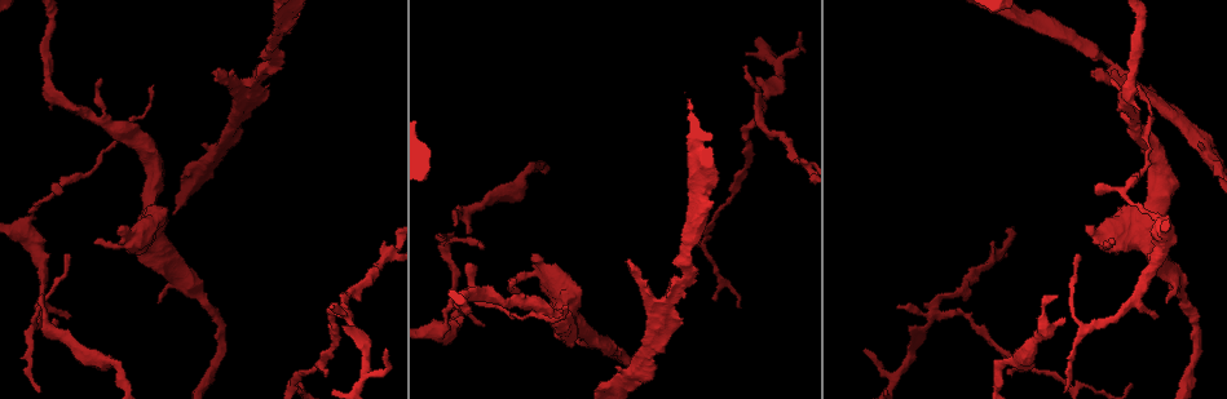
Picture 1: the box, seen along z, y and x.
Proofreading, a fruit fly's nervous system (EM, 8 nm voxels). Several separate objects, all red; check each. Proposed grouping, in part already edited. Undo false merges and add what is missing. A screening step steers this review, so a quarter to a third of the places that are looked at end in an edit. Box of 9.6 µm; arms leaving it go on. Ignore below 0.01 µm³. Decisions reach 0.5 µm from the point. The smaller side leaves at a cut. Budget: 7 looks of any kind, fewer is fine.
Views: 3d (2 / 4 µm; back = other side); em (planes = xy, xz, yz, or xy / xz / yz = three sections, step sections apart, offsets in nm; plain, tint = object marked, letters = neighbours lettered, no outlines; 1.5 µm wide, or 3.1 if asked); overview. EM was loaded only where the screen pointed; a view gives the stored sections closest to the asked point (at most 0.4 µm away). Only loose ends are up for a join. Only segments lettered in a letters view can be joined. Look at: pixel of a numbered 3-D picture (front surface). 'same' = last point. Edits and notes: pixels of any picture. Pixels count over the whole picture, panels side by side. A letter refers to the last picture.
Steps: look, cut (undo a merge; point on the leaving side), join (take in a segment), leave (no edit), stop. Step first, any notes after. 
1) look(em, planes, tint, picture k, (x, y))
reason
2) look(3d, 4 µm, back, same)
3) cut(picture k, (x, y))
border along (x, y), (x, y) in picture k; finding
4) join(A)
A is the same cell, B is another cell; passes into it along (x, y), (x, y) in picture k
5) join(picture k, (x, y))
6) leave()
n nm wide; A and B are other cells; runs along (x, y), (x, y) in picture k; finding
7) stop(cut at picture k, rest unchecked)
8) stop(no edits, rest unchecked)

look(3d, 2 µm, picture 1, (227, 138))
branch point

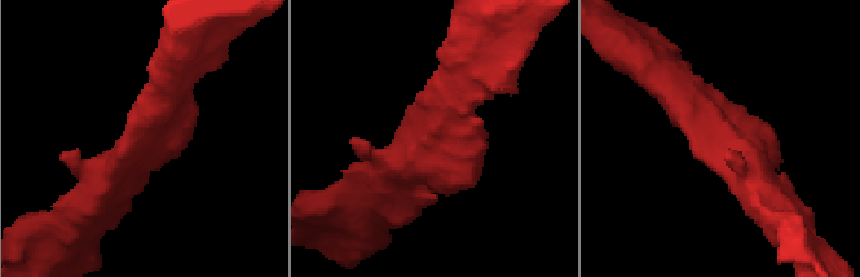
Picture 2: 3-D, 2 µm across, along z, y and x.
look(em, yz, step 4, tint, picture 2, (435, 133))

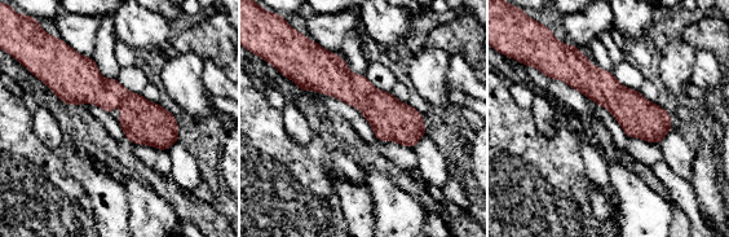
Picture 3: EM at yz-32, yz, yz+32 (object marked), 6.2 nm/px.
look(em, xz, step 4, letters, same)

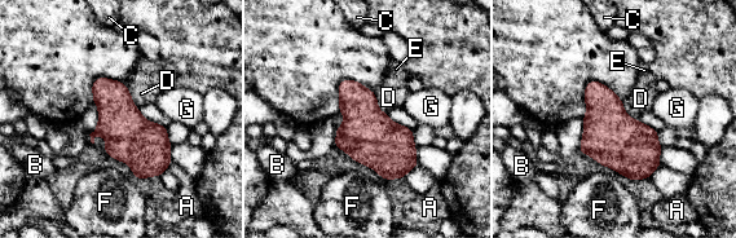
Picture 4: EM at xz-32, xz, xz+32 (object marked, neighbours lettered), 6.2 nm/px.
leave()
A, B, C, D, E, F and G are other cells; border along (622, 101), (622, 109), (639, 122) in picture 4; all the same neuron

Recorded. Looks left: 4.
look(3d, 2 µm, back, picture 1, (1038, 23))
a fork

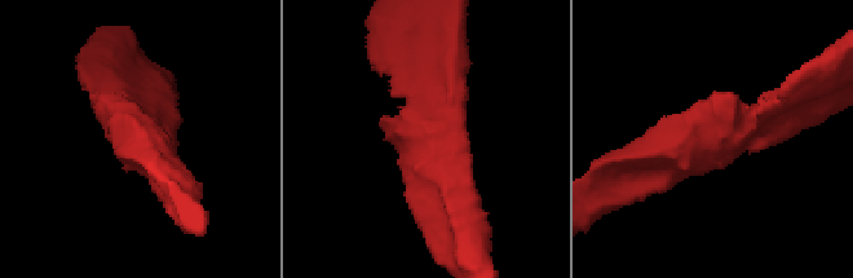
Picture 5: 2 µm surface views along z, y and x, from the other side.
look(em, planes, letters, picture 5, (726, 136))

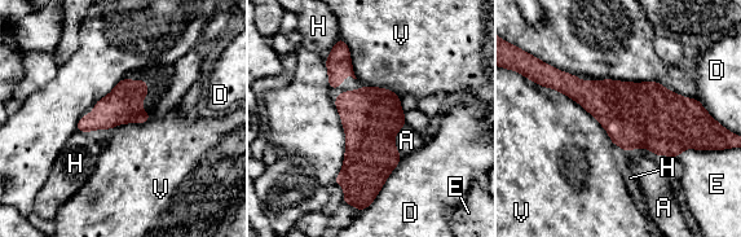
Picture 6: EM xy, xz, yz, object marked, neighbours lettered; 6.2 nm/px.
leave()
220 nm wide; A, D, E, H and V are other cells; border along (536, 83), (577, 101), (613, 144) in picture 6; all the same neuron

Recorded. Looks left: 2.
look(em, xz, step 4, letters, picture 1, (714, 298))
thin end

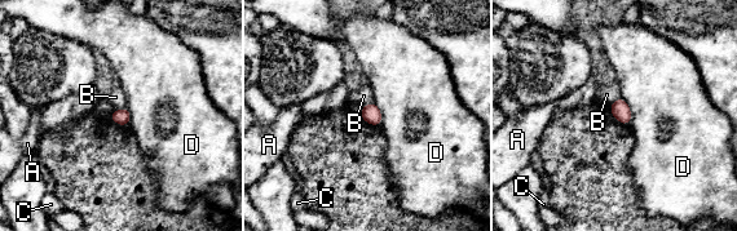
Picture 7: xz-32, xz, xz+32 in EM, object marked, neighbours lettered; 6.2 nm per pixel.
look(em, planes, letters, same)

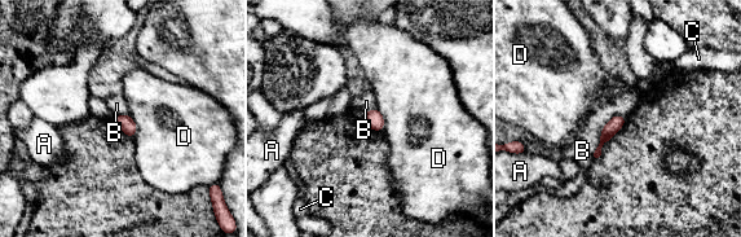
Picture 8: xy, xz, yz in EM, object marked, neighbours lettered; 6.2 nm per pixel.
leave()
90 nm wide; A, B, C and D are other cells; border along (622, 114), (603, 127), (592, 156) in picture 8; none of them fits

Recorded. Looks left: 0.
stop(no edits, rest unchecked)

